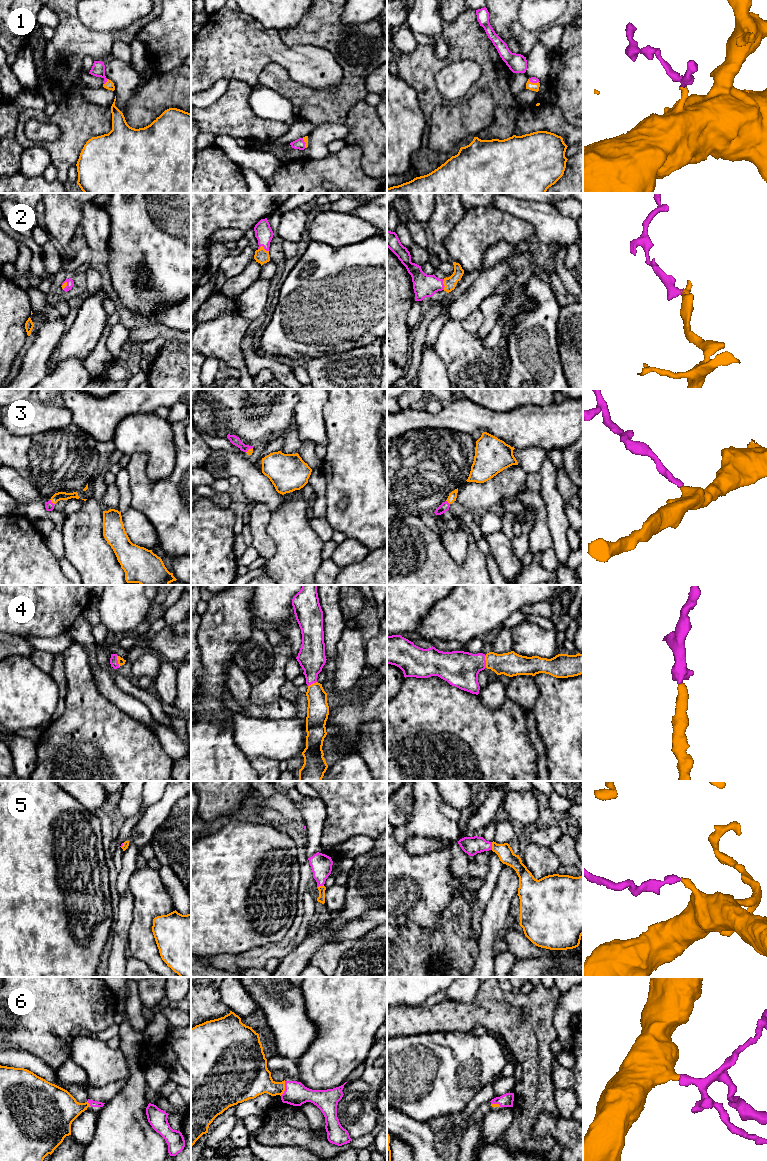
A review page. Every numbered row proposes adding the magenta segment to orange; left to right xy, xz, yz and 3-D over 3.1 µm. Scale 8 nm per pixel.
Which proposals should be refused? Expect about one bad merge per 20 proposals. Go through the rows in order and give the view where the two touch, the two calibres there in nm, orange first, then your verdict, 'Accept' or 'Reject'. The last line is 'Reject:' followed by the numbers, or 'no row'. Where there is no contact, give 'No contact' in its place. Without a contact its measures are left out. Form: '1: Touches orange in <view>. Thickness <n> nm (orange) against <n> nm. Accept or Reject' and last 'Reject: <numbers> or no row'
1: Touches orange in xy. Thickness 70 nm (orange) against 110 nm. Accept
2: Touches orange in xz. Thickness 120 nm (orange) against 140 nm. Accept
3: Touches orange in xy. Thickness 70 nm (orange) against 70 nm. Accept
4: Touches orange in yz. Thickness 190 nm (orange) against 280 nm. Accept
5: Touches orange in yz. Thickness 130 nm (orange) against 140 nm. Accept
6: Touches orange in xz. Thickness 260 nm (orange) against 190 nm. Accept
Reject: no row

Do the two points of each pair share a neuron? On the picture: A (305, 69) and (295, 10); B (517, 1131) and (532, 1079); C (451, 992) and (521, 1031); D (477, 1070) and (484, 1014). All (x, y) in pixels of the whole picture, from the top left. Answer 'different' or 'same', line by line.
A: different
B: same
C: different
D: different

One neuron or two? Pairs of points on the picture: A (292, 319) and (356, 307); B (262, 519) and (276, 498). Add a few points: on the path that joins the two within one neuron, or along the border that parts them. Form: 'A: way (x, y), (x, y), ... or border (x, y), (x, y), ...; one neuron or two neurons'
A: way (308, 319), (312, 319), (324, 307), (340, 307); one neuron
B: border (255, 502), (262, 502), (271, 512); two neurons

